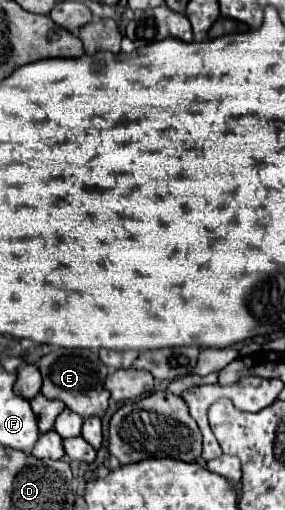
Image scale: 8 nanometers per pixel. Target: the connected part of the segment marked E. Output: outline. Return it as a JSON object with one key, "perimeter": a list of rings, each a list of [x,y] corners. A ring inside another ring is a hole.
{"perimeter":[[[54,348],[50,354],[42,356],[38,362],[38,370],[42,374],[42,394],[50,400],[62,400],[72,412],[82,418],[88,416],[104,416],[108,410],[110,394],[104,390],[104,380],[108,368],[100,362],[94,350],[68,350]]]}

